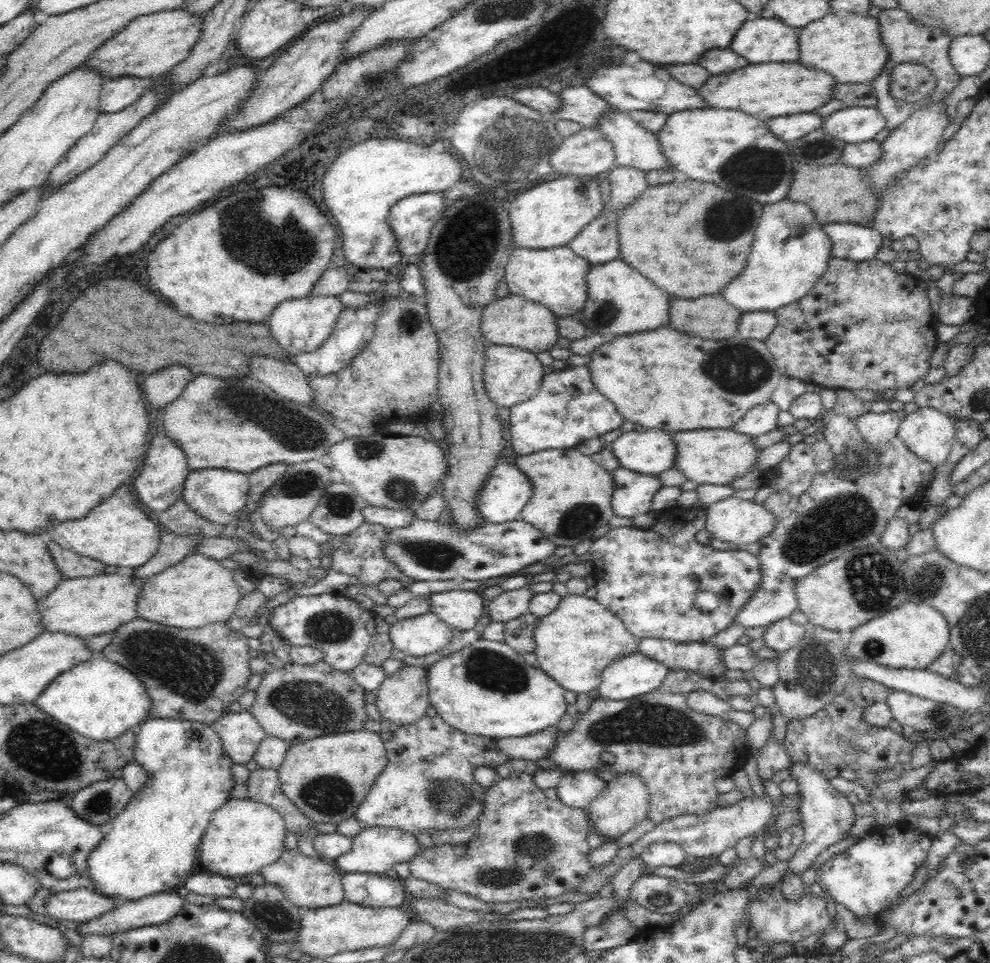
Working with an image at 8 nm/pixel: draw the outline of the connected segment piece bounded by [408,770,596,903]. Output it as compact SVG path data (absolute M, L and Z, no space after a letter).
M512 770L507 778L497 778L491 787L487 788L484 795L484 810L479 816L479 827L477 833L468 841L460 844L446 843L443 845L434 845L430 849L423 849L413 858L408 861L411 876L414 878L420 878L420 880L427 880L436 884L445 890L455 890L461 893L466 893L471 897L478 900L482 900L485 903L499 903L499 902L512 902L519 900L541 900L560 896L564 893L572 893L578 890L578 885L587 877L587 874L596 866L590 864L587 860L587 852L592 850L586 841L588 833L594 828L591 826L591 822L587 817L585 810L581 808L574 808L565 805L560 799L550 799L544 795L541 788L536 786L533 781L533 776L522 771Z

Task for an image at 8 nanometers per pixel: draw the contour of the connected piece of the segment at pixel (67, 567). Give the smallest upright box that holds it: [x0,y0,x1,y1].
[45,538,105,578]

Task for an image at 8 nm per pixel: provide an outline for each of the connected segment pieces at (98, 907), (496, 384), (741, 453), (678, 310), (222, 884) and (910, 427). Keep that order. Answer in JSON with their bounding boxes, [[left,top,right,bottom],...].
[[44,888,122,923],[483,344,545,408],[671,428,760,484],[669,293,743,340],[183,872,237,898],[897,407,955,467]]

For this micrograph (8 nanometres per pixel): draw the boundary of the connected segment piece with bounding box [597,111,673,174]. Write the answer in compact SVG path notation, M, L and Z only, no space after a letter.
M612 111L607 115L604 115L597 124L598 131L614 145L614 153L616 156L616 166L630 166L631 168L638 168L643 172L672 172L673 168L670 167L662 149L660 149L660 143L658 143L658 136L656 134L645 130L632 120L632 117L628 113L620 111Z

